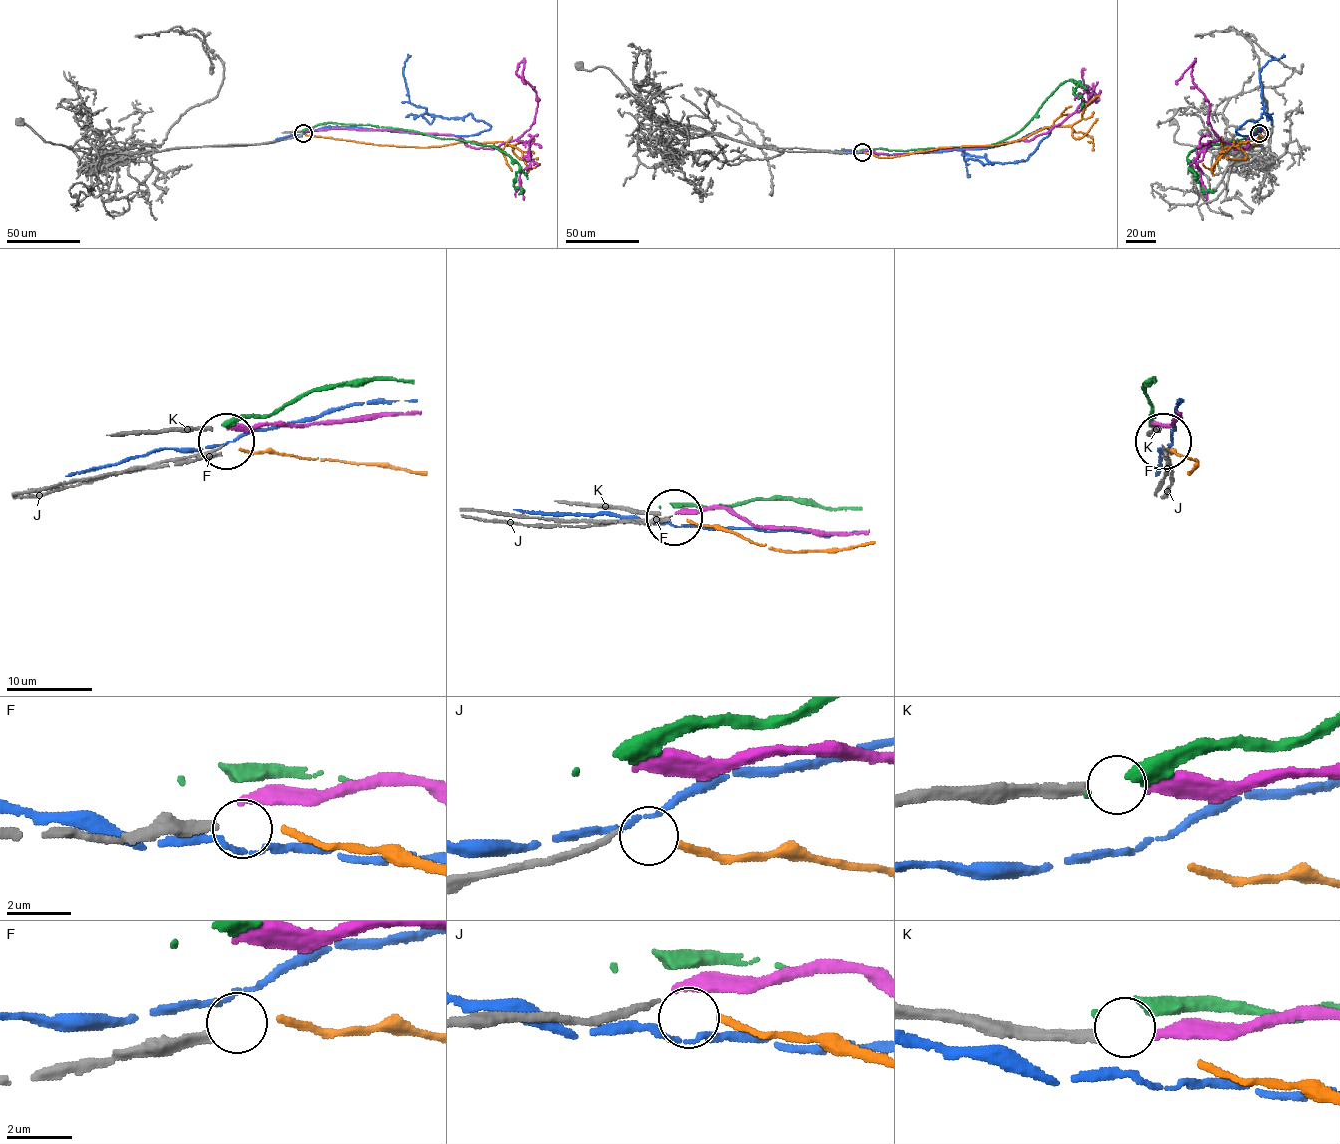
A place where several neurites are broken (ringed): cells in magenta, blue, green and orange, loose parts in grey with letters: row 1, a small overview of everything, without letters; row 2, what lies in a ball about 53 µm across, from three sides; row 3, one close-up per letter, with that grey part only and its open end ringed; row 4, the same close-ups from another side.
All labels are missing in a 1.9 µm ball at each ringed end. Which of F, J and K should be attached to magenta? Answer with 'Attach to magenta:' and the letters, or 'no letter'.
Attach to magenta: K

